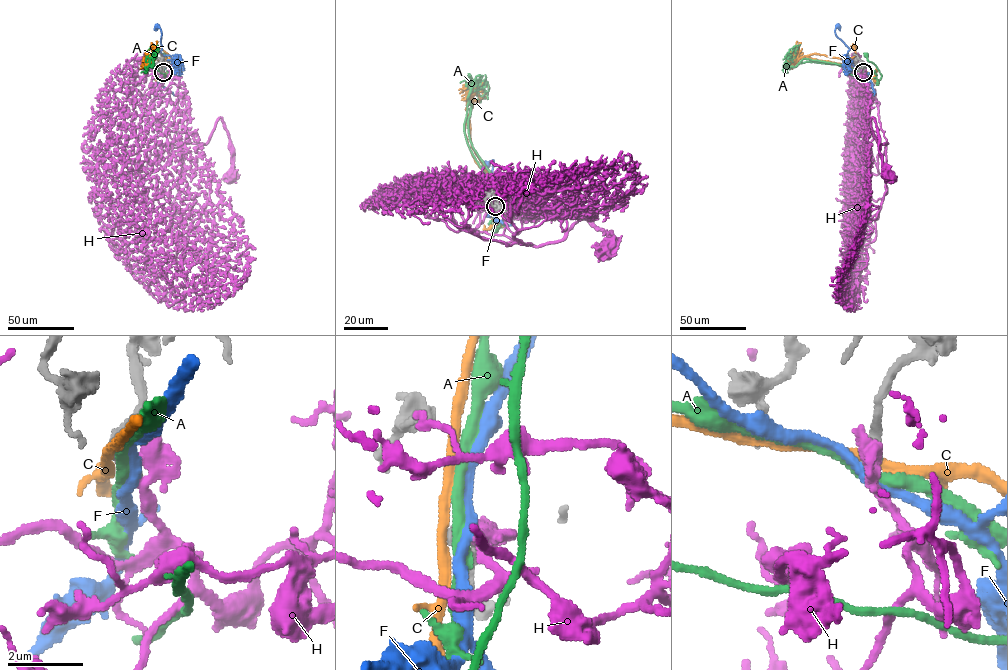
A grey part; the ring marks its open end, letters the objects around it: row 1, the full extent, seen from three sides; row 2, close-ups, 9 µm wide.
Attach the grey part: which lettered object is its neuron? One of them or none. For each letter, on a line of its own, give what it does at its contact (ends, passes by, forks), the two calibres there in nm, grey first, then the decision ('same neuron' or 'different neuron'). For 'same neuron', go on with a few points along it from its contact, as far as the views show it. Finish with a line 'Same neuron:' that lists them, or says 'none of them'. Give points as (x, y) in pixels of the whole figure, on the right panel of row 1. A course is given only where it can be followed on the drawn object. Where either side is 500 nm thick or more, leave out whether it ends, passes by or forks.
A: it passes by | 400/320 nm | different neuron
C: it passes by | 420/280 nm | different neuron
F: it passes by | 400/280 nm | different neuron
H: it passes by | 380/240 nm | same neuron | via (863, 72), (862, 86), (879, 105), (880, 128), (887, 143), (879, 144), (871, 128), (873, 118), (886, 175)
Same neuron: H

